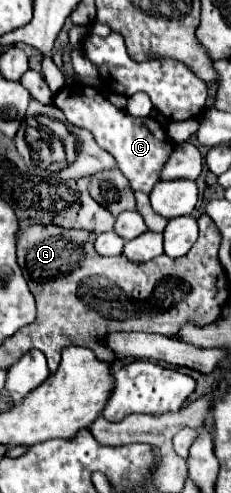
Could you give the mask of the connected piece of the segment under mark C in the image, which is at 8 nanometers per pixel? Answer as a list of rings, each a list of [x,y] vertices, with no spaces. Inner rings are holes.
[[[71,83],[65,85],[53,99],[53,103],[65,113],[65,119],[77,127],[89,129],[97,141],[97,145],[105,151],[109,151],[121,169],[121,173],[129,179],[133,191],[151,193],[155,183],[159,181],[159,171],[163,163],[167,161],[169,153],[173,151],[175,143],[167,137],[167,131],[157,119],[145,117],[135,119],[129,117],[129,113],[113,107],[103,93],[99,93],[95,87],[83,85],[83,83]]]

